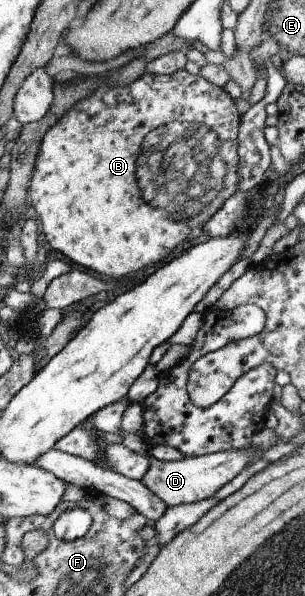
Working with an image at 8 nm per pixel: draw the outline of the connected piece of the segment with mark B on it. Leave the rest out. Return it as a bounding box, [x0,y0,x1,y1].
[27,69,241,280]

